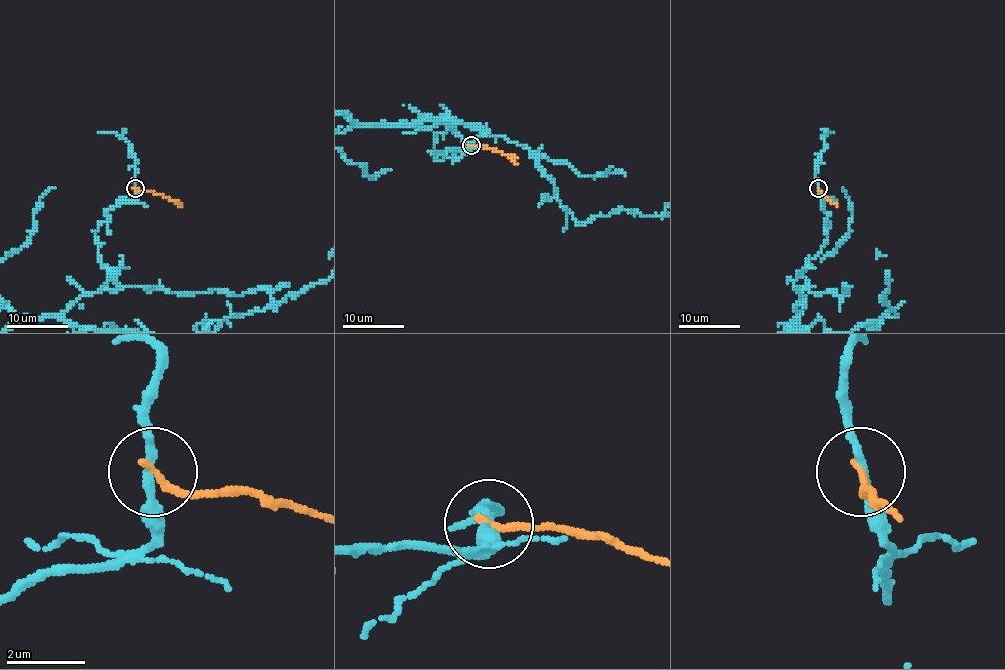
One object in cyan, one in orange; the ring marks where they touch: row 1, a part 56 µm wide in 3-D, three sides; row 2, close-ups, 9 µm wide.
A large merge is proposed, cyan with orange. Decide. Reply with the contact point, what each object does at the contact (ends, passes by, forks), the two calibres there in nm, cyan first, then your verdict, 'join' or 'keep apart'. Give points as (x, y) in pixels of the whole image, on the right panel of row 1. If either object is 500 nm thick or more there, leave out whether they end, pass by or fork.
place (818, 188); cyan passes by; orange ends; calibres 200 and 200 nm; keep apart

